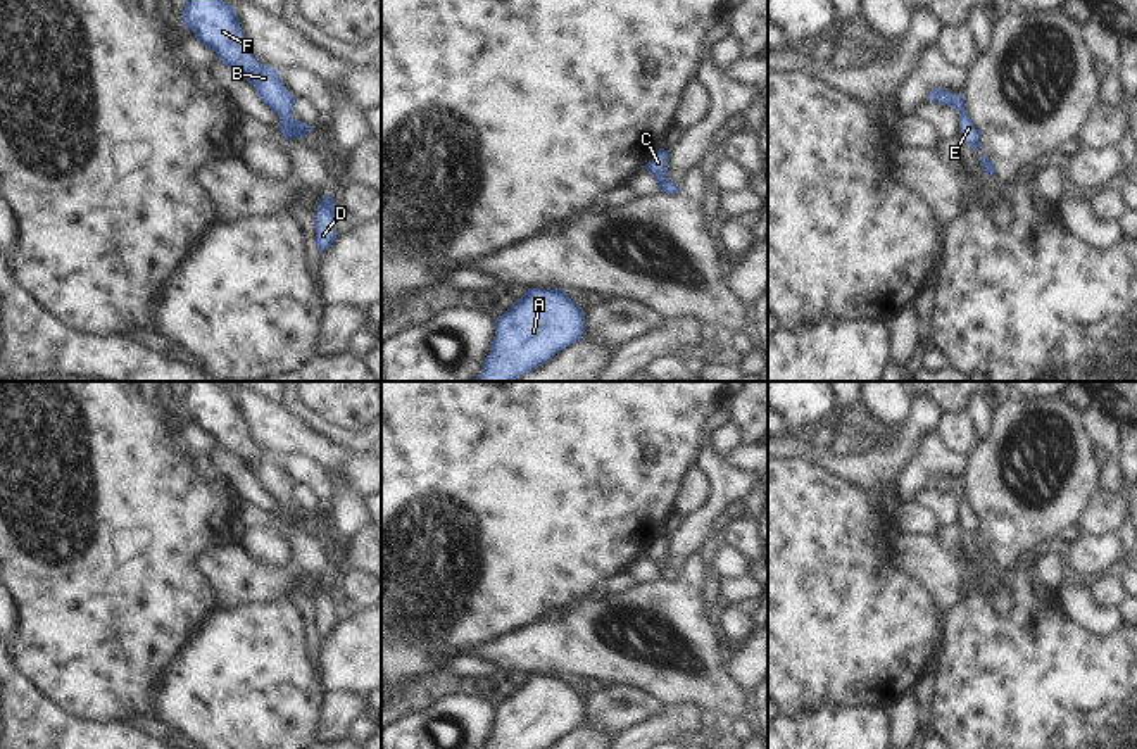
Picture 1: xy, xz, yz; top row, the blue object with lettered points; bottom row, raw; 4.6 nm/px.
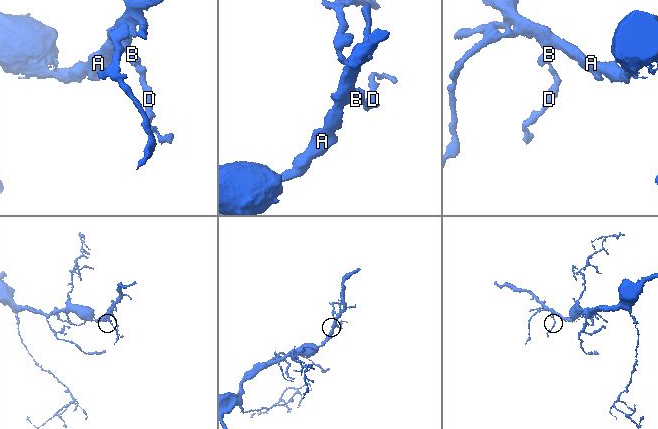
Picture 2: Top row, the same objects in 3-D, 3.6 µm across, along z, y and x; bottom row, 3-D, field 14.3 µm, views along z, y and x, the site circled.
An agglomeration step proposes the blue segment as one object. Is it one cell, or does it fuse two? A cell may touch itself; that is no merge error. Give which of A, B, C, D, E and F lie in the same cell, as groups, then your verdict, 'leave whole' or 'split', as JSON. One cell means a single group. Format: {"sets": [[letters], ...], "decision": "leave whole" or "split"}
{"sets": [["A", "B", "C", "D", "E", "F"]], "decision": "leave whole"}

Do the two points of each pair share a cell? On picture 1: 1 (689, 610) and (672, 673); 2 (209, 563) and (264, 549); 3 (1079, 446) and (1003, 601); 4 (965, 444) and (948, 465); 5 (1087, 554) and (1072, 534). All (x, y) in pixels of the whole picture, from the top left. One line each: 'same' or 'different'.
1: same
2: different
3: same
4: different
5: different

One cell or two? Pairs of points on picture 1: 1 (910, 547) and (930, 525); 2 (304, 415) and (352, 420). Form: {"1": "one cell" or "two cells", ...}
{"1": "two cells", "2": "two cells"}

